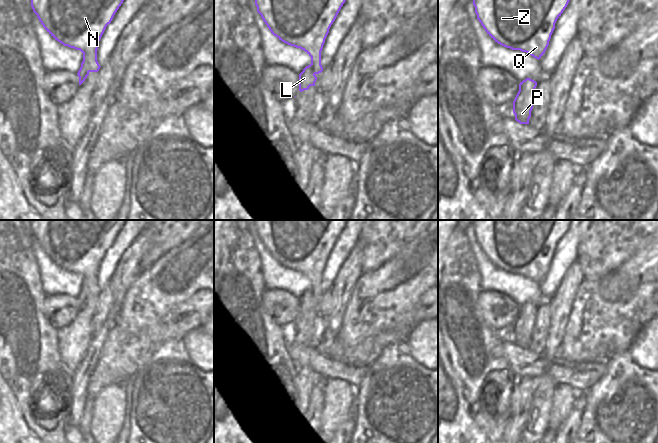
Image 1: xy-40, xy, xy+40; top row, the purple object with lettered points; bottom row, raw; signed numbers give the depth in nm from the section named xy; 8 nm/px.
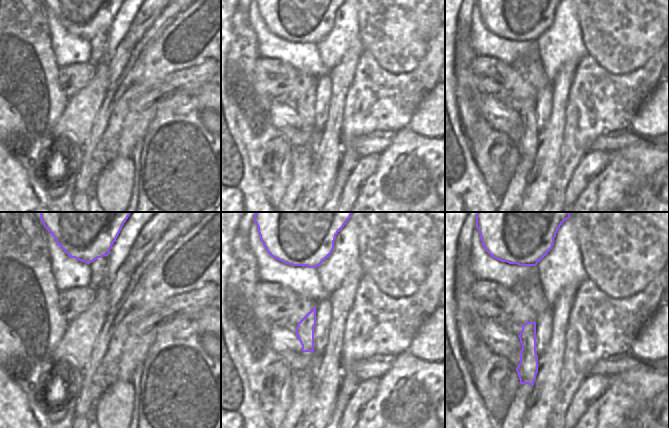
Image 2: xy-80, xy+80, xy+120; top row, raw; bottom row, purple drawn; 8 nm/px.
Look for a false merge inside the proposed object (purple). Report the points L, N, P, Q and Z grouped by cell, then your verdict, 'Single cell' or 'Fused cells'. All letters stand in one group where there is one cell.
Groups: L P / N Q Z. Fused cells

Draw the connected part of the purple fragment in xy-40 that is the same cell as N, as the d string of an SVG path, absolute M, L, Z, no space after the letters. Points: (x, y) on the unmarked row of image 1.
M31 220L31 231L55 264L86 278L89 296L98 296L99 265L125 221Z

